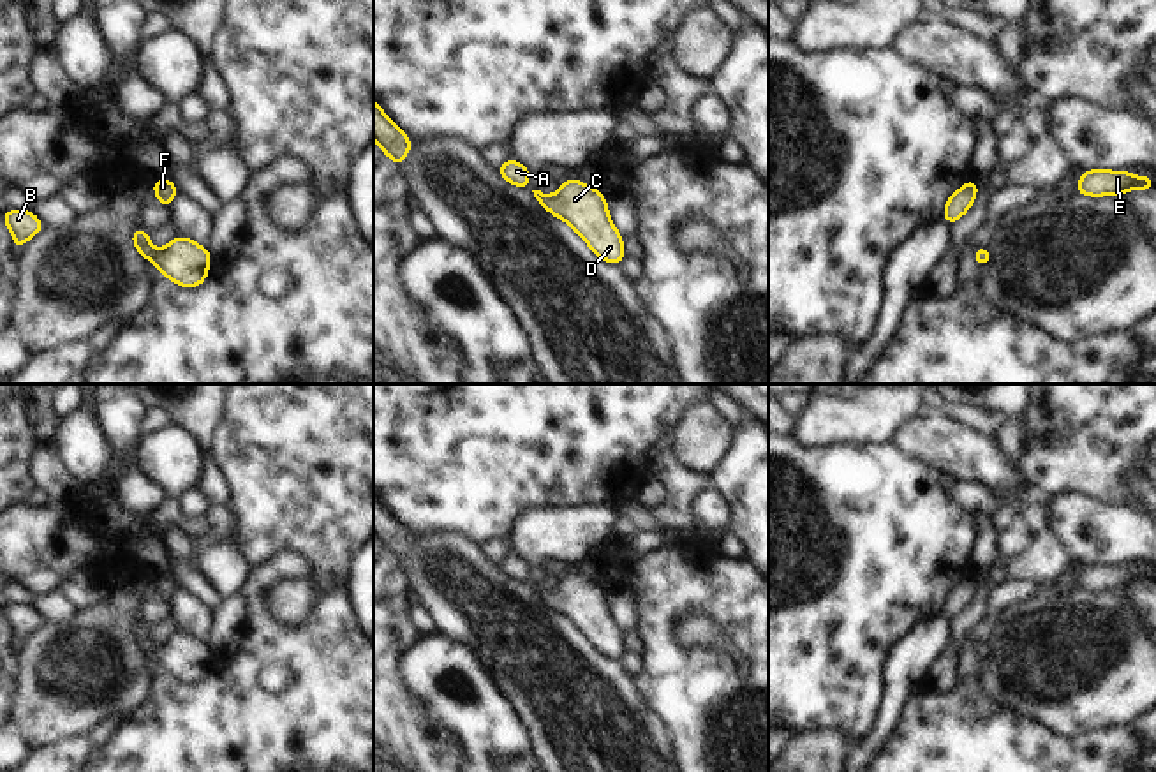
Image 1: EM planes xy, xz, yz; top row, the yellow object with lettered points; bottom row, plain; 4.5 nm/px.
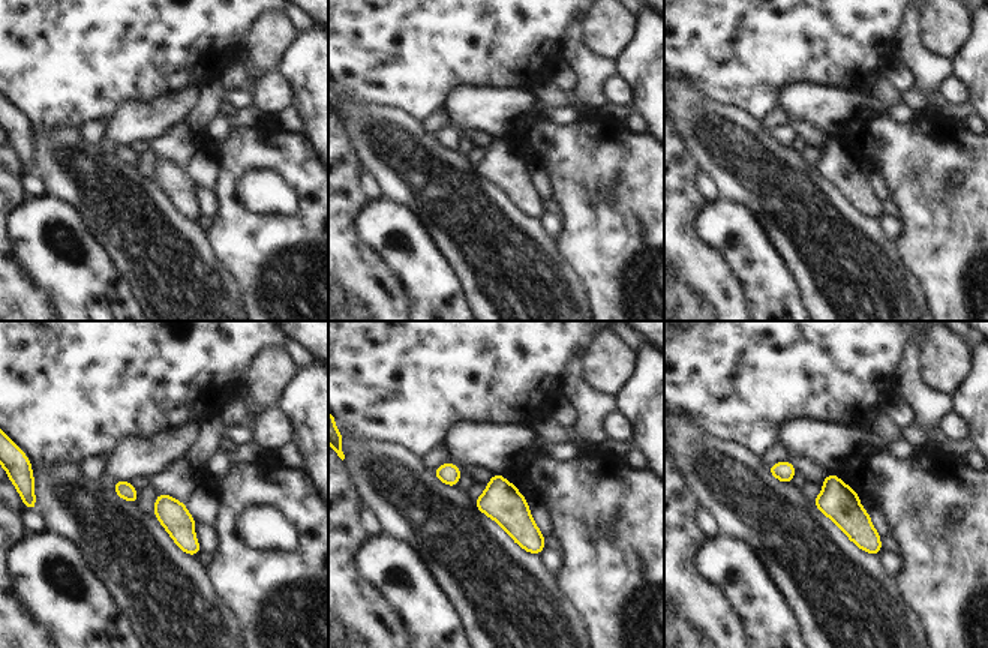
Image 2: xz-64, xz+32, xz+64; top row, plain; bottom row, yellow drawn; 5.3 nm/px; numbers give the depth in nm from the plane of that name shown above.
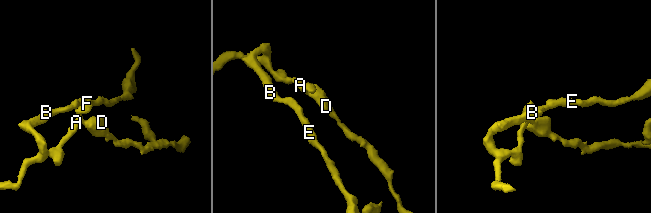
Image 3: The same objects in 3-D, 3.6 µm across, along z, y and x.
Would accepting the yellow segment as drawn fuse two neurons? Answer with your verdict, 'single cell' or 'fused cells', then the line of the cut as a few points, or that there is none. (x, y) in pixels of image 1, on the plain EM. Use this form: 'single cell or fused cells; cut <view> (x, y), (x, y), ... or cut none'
single cell; cut none

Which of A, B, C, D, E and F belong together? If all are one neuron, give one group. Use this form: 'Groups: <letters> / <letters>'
Groups: A B C D E F

